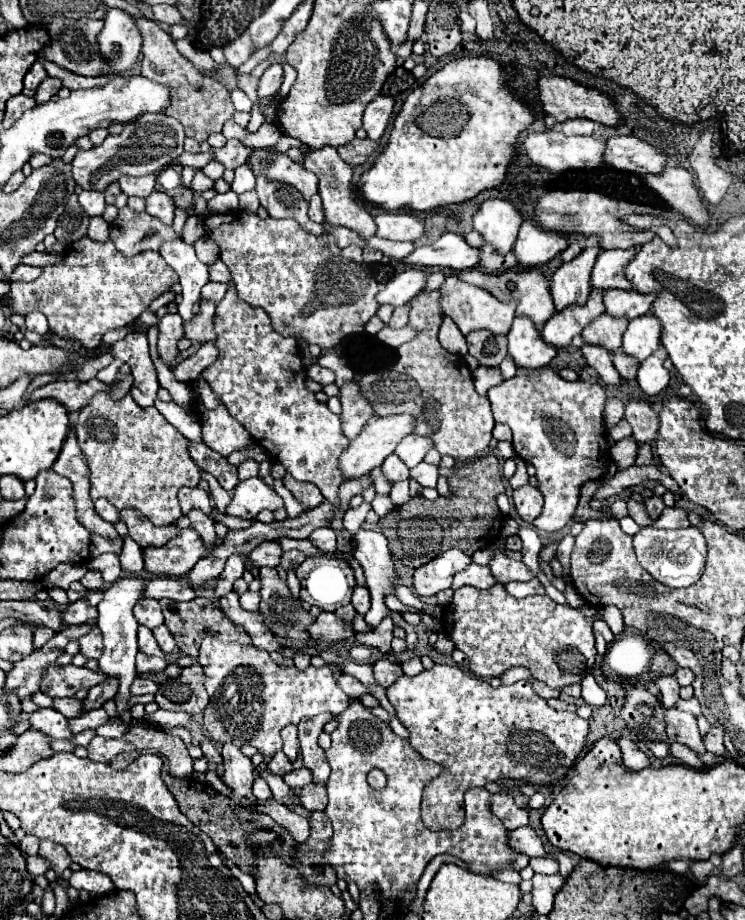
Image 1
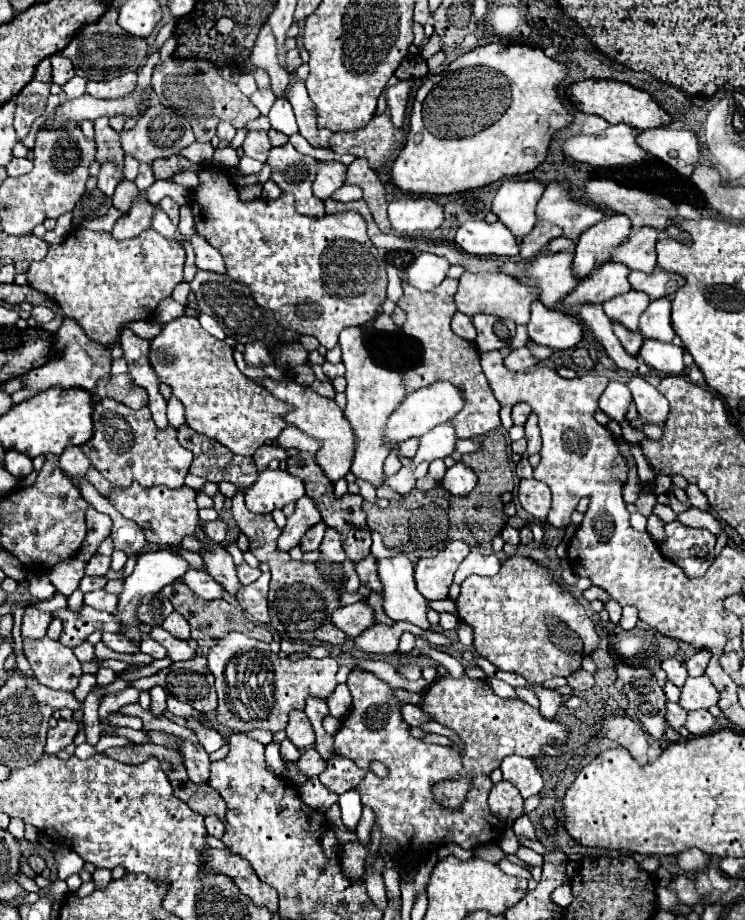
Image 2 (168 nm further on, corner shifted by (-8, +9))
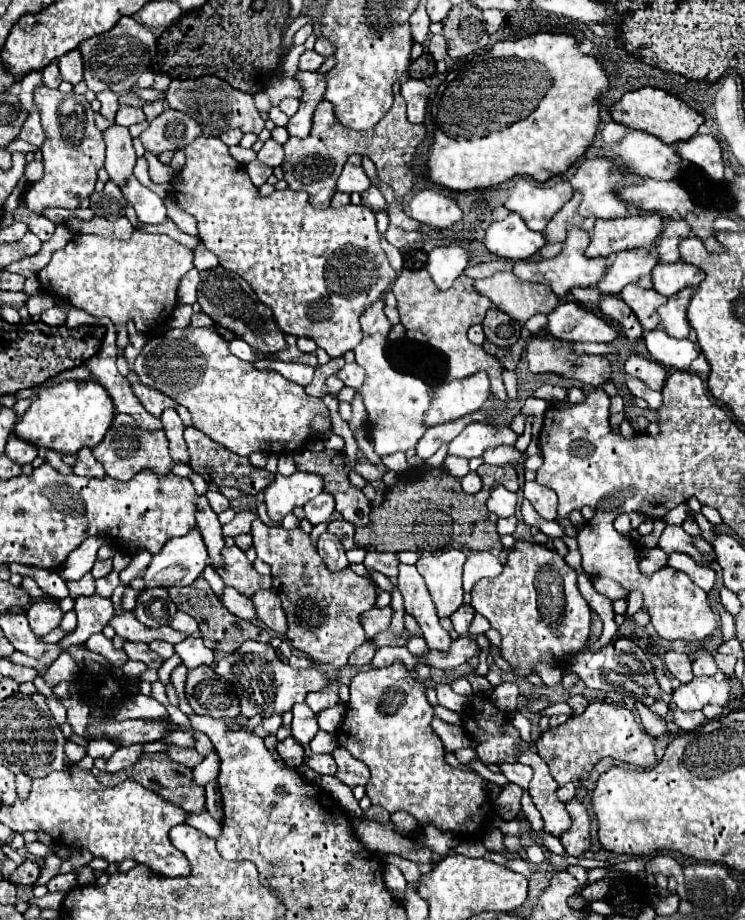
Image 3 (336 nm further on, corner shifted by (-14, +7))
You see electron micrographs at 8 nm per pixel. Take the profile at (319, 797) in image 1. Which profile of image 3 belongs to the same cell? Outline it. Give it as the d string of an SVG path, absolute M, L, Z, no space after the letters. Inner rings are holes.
M338 747L338 749L334 749L332 757L334 757L336 763L338 763L336 777L338 777L344 785L348 785L348 787L362 785L362 787L364 787L364 785L370 781L370 771L368 771L368 767L366 767L362 761L354 759L348 749Z

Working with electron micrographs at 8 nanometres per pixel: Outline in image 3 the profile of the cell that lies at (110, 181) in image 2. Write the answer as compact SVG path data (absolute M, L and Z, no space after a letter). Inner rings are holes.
M112 125L104 131L104 141L106 141L104 169L108 171L112 181L122 185L122 181L126 181L126 177L132 175L132 169L136 163L130 131L128 131L128 127Z

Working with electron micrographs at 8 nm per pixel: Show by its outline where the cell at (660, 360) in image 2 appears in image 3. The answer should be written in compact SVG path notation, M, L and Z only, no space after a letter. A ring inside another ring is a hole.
M664 329L648 331L644 335L644 341L646 341L650 355L658 363L662 363L670 369L688 371L690 363L698 357L696 343L692 343L690 339L674 339Z

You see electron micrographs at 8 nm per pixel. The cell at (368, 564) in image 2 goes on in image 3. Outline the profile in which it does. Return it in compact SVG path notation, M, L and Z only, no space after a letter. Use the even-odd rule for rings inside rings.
M368 551L364 565L366 569L380 571L386 577L398 577L398 555L396 553L378 553L378 551Z

